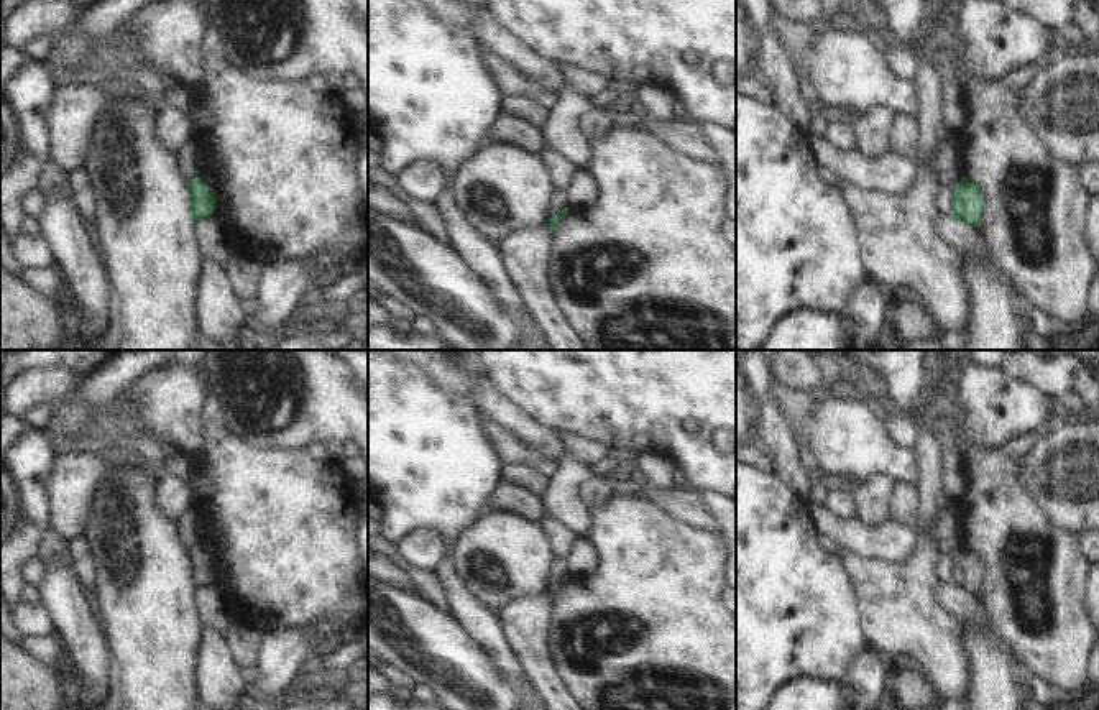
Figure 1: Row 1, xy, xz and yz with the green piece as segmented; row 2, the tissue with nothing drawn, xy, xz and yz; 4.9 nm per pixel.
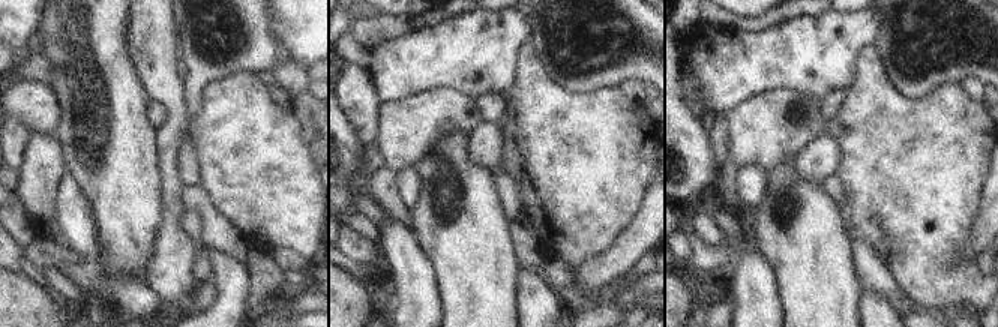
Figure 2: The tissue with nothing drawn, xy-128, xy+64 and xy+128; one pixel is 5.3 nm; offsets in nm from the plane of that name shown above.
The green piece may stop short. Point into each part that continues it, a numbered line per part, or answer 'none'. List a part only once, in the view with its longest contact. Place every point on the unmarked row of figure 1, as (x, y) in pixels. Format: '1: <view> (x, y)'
none

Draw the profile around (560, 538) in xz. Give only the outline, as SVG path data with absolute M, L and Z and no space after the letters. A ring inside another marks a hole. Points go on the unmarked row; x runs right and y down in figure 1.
M544 516L539 524L549 539L554 559L565 559L577 539L575 532L549 516Z

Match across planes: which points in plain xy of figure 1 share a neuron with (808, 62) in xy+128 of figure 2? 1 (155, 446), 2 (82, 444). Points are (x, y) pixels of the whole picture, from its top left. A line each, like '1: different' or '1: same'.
1: different
2: different

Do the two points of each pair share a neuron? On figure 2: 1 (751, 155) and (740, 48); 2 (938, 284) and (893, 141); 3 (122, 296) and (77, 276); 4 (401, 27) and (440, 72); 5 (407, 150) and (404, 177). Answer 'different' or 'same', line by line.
1: different
2: same
3: same
4: different
5: different

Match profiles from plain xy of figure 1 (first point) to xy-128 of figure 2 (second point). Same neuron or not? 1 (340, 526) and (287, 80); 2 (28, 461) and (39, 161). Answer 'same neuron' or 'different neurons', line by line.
1: different neurons
2: different neurons

